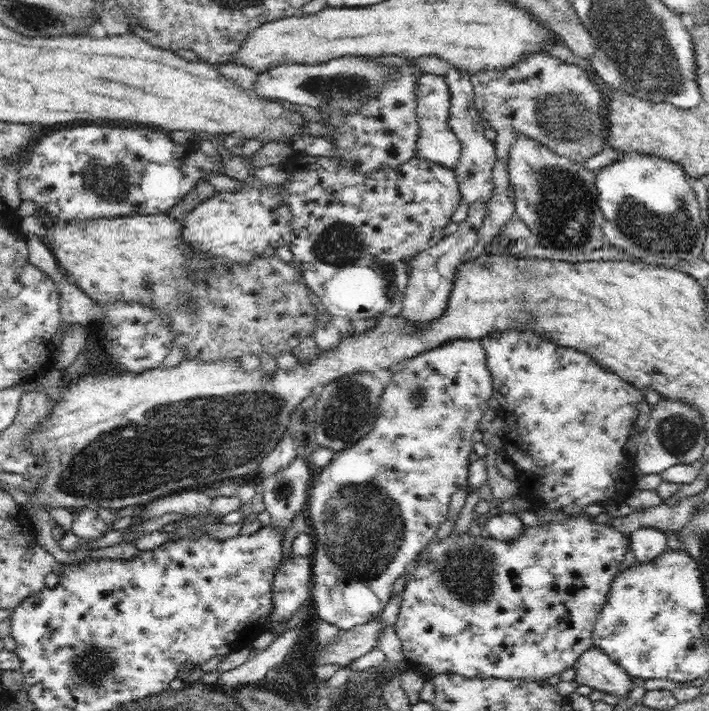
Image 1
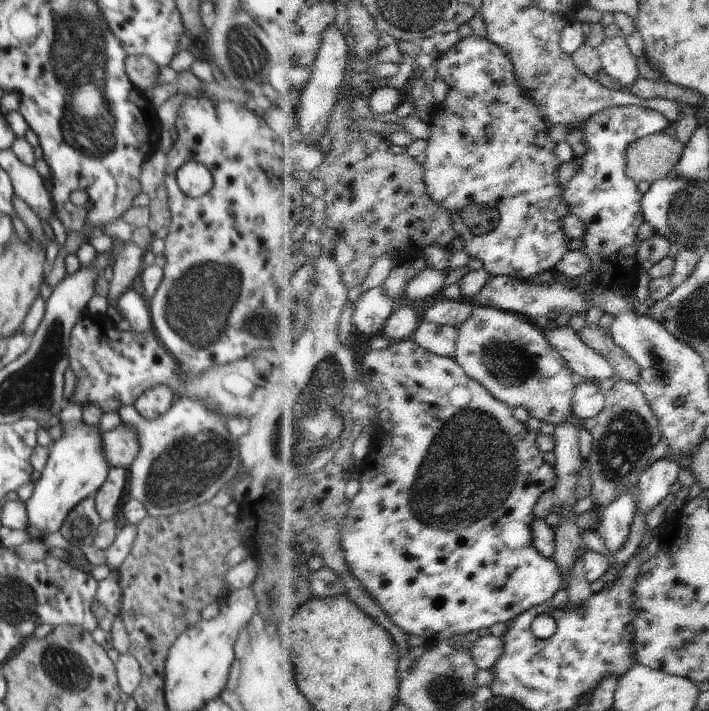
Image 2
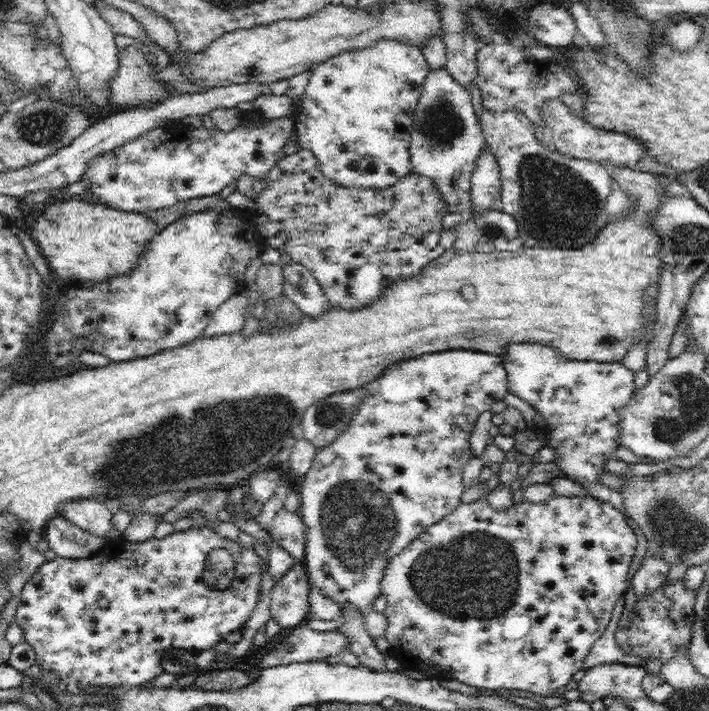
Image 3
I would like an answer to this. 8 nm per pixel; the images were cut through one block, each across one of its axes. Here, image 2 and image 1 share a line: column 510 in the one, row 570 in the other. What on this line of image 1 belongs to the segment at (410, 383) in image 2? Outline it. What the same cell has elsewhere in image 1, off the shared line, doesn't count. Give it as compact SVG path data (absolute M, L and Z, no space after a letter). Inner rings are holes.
M580 513L576 515L564 515L558 520L542 520L536 526L524 525L520 534L512 538L496 538L485 531L480 536L472 536L470 530L462 534L446 534L437 536L424 546L417 560L409 566L404 574L404 587L398 594L398 616L395 629L402 643L406 663L412 668L418 669L425 678L441 674L452 674L464 677L468 680L498 679L501 681L536 682L546 681L554 674L562 674L568 668L576 666L579 658L593 647L593 634L603 613L604 605L608 602L612 583L622 572L622 562L631 551L631 537L624 531L616 529L612 525L599 524L594 520L595 516Z

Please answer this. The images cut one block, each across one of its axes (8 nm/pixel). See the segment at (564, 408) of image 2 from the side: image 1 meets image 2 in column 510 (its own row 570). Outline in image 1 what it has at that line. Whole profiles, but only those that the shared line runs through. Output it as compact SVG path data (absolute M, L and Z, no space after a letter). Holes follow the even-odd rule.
M454 341L439 346L428 352L420 353L414 358L409 358L408 364L401 370L392 373L391 380L386 386L382 386L380 402L377 406L376 419L373 426L365 432L353 446L336 451L332 461L313 471L311 486L305 503L303 515L309 523L309 532L313 537L313 555L311 558L311 596L316 604L317 614L324 620L329 620L340 629L348 629L363 625L370 621L376 621L376 616L382 612L386 603L391 599L391 589L397 578L404 575L404 571L412 566L430 540L437 538L440 525L446 522L451 514L451 499L458 488L467 484L468 466L470 466L470 454L473 450L472 438L478 431L478 424L486 410L490 409L488 400L492 398L495 388L495 378L488 368L487 350L480 341Z

